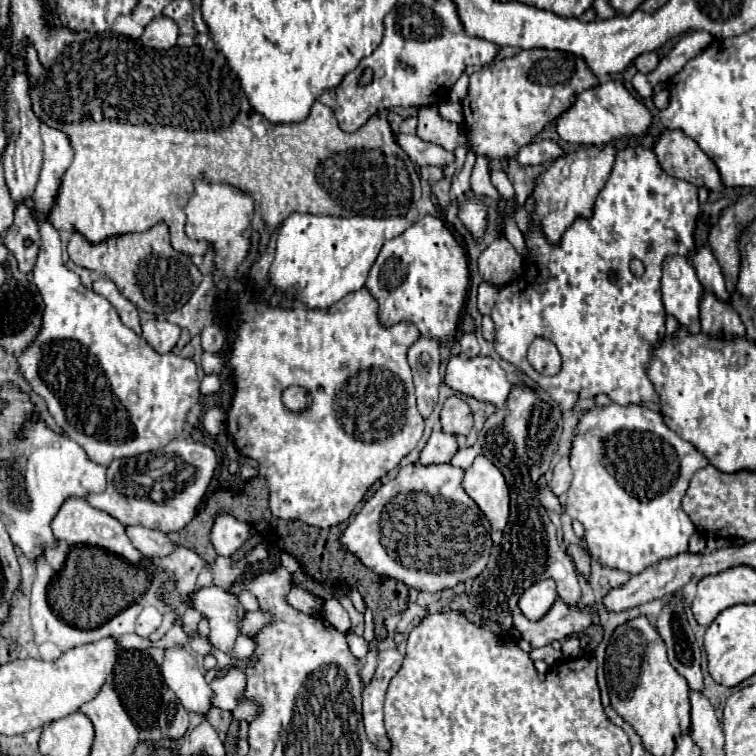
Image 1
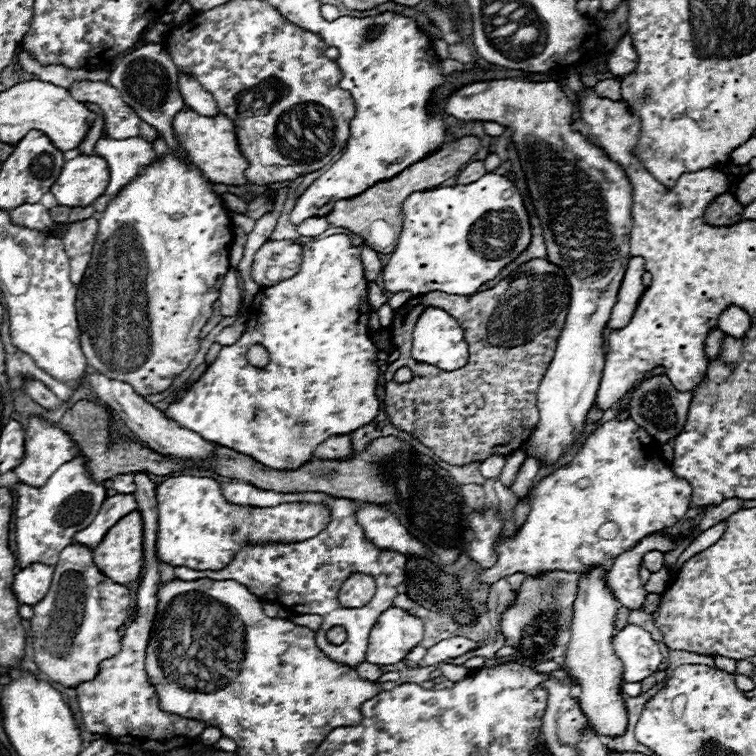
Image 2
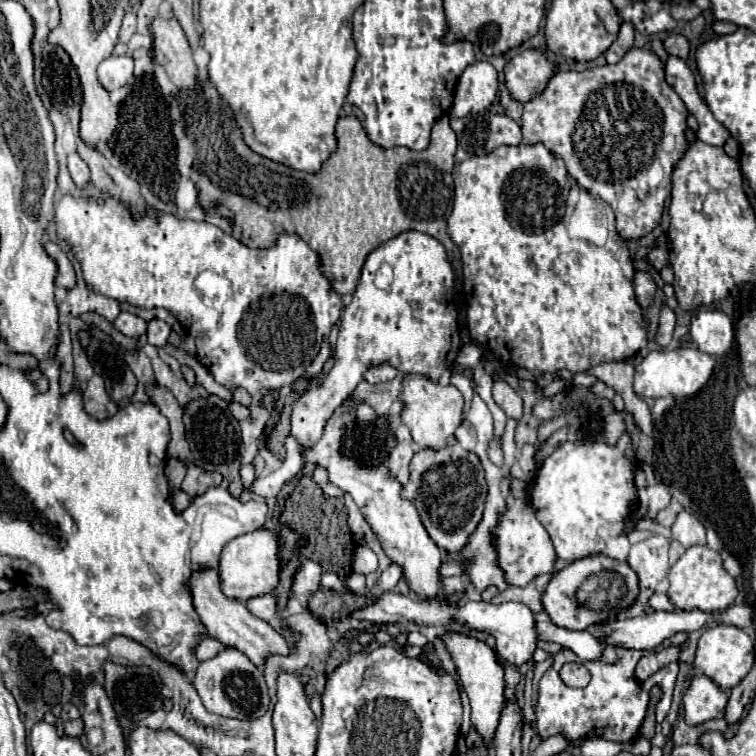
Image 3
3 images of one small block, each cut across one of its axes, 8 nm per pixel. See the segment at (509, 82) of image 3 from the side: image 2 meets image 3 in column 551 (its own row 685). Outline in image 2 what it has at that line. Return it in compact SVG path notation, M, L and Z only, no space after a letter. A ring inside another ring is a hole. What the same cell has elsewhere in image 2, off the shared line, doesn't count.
M70 544L62 550L60 560L54 568L54 576L52 576L52 586L48 590L48 594L34 604L34 616L30 620L32 624L32 634L34 634L34 660L40 668L42 674L48 676L50 682L58 682L64 688L76 688L82 682L90 682L96 678L96 674L100 672L100 664L112 656L116 656L122 648L122 636L120 630L124 626L124 622L130 616L130 590L122 584L112 584L110 578L102 576L100 570L94 566L92 560L92 550L82 546L82 544ZM100 594L100 596L98 596ZM106 594L110 596L108 606L110 610L104 610ZM116 606L116 610L114 610Z

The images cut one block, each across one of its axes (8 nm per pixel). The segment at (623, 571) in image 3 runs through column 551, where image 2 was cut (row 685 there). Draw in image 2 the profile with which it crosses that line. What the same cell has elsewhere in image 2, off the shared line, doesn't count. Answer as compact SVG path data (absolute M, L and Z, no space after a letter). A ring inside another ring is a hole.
M594 566L588 574L580 576L580 590L574 602L574 618L570 630L570 644L566 652L564 670L582 686L582 694L577 700L582 706L592 728L598 736L620 736L626 732L626 706L620 698L620 680L622 680L622 662L618 662L612 650L612 632L614 620L620 602L614 598L606 584L606 570Z

